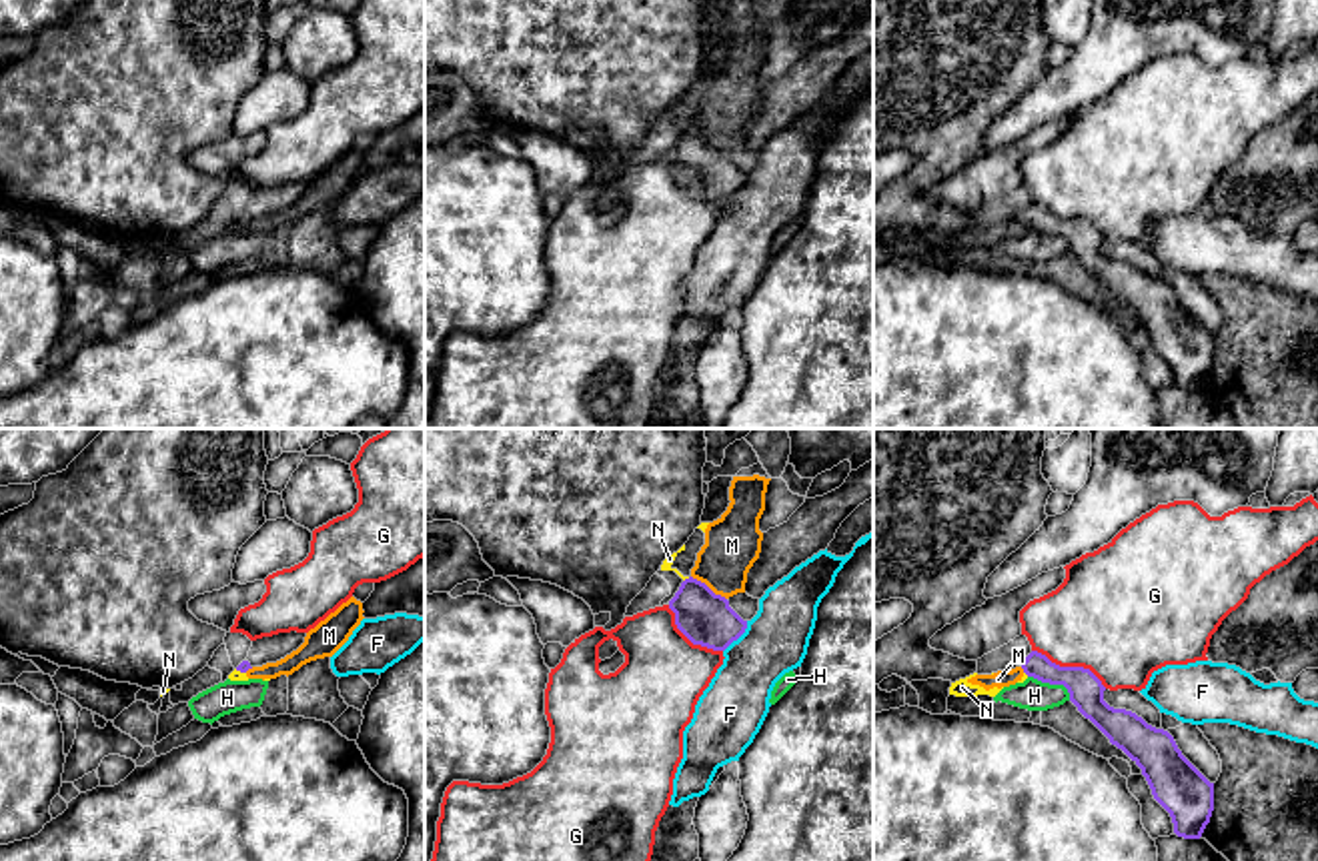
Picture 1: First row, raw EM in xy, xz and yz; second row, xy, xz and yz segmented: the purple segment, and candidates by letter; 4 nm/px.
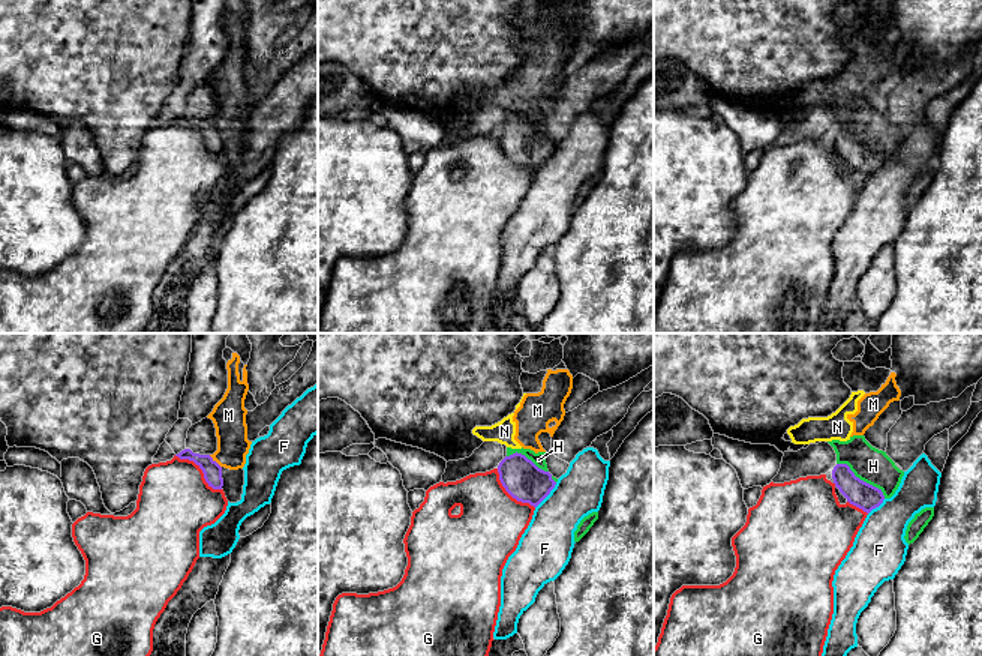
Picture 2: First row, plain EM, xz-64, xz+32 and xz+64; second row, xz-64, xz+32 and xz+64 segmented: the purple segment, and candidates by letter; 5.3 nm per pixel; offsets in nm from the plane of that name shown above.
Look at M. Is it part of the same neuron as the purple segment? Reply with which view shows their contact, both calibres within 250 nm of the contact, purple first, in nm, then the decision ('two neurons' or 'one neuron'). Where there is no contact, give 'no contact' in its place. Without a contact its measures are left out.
meets purple in xz; 220 nm thick on the purple side, 220 nm on the other; two neurons

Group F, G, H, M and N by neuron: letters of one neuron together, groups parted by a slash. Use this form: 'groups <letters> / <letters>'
groups F / G / H / M N

